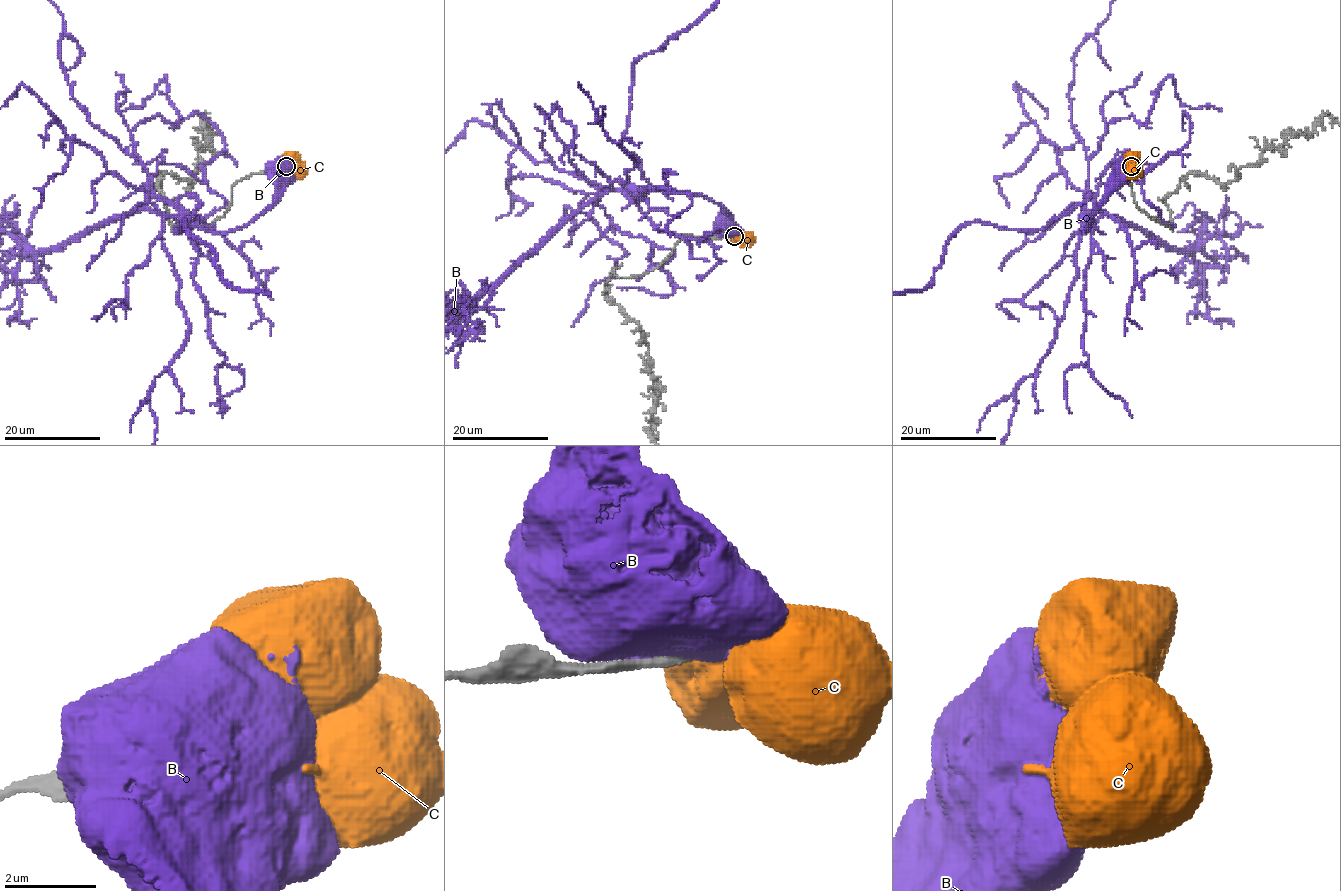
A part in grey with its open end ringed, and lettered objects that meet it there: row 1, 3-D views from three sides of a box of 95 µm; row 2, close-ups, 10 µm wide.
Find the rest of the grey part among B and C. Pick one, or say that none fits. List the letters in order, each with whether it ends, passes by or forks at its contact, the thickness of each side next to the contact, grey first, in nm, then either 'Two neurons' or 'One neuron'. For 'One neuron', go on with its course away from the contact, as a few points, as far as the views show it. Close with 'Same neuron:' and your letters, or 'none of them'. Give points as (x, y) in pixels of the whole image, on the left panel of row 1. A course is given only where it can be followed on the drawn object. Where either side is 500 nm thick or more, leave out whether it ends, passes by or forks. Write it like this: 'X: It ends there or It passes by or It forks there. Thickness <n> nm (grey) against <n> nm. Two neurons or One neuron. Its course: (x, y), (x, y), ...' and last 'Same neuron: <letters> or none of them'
B: Thickness 260 nm (grey) against 1100 nm. Two neurons
C: Thickness 120 nm (grey) against 900 nm. One neuron
Same neuron: C

